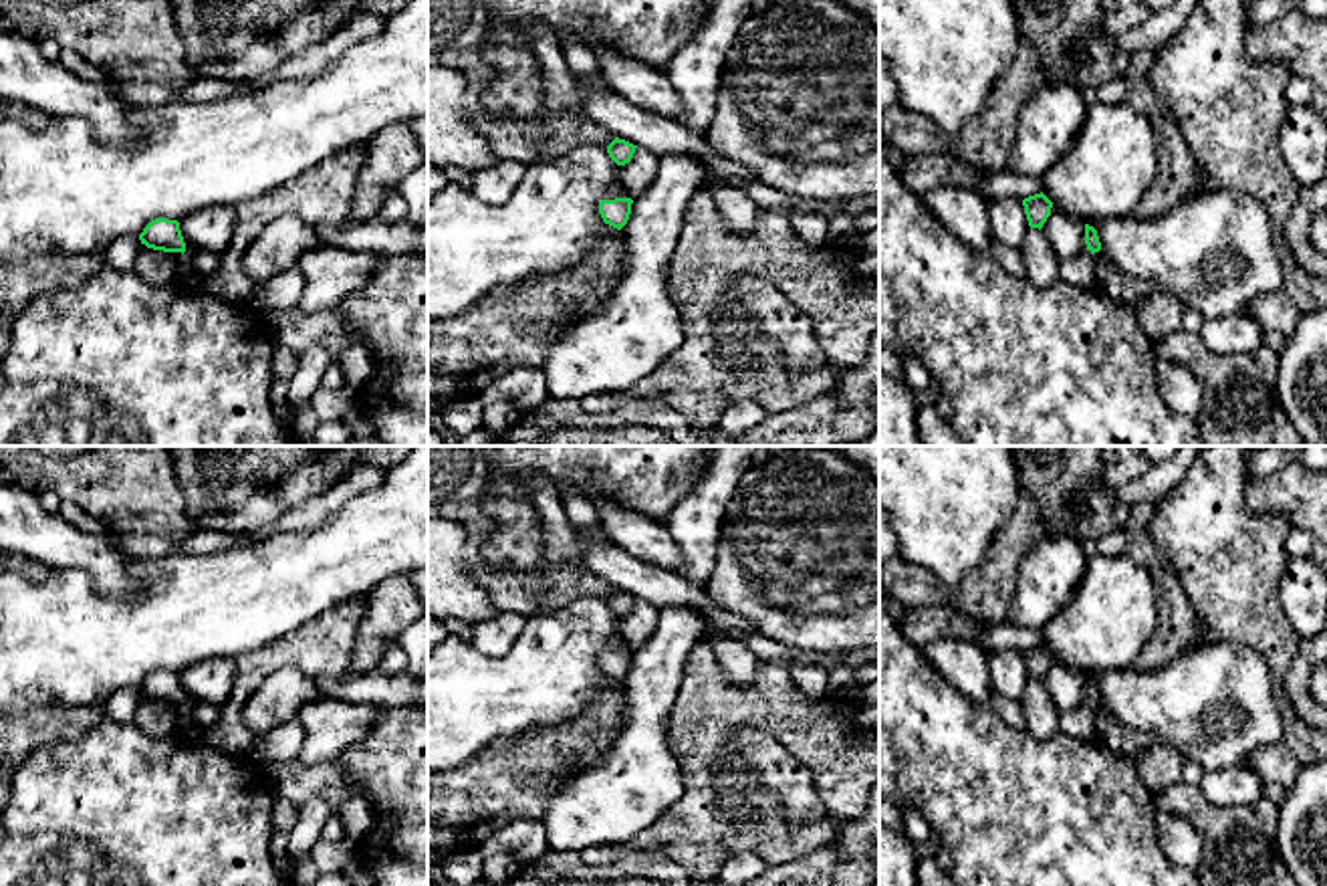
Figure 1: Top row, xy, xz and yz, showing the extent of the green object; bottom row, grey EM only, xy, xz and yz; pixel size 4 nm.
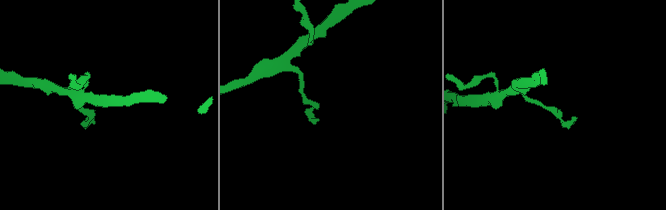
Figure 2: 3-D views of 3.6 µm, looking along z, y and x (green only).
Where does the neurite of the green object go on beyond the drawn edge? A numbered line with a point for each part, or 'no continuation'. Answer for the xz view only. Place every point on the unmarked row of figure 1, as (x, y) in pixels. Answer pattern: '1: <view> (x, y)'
no continuation

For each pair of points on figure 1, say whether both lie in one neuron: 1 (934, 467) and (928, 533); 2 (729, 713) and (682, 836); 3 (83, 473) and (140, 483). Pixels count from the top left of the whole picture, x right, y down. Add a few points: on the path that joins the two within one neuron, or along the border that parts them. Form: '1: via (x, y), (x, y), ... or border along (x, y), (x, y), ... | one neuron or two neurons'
1: via (934, 483), (934, 517) | one neuron
2: via (700, 743), (700, 806) | one neuron
3: via (97, 479), (126, 481) | one neuron

